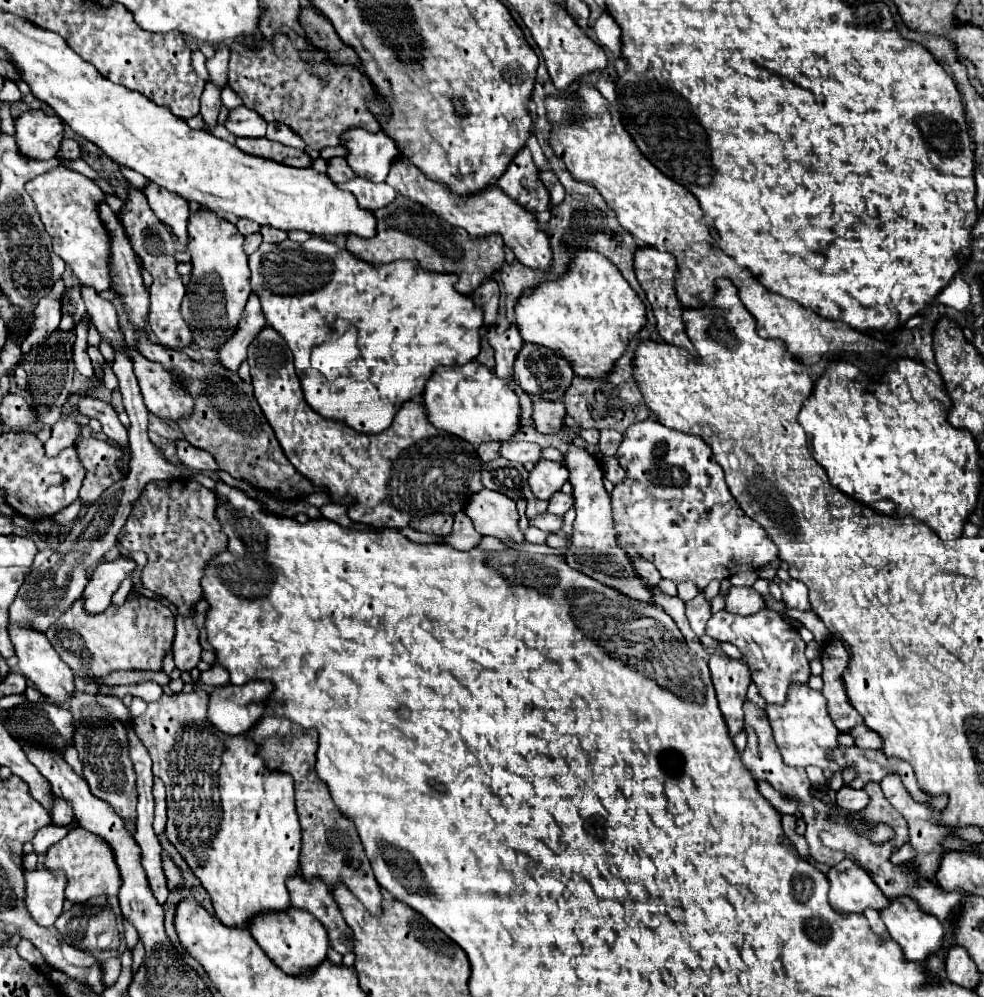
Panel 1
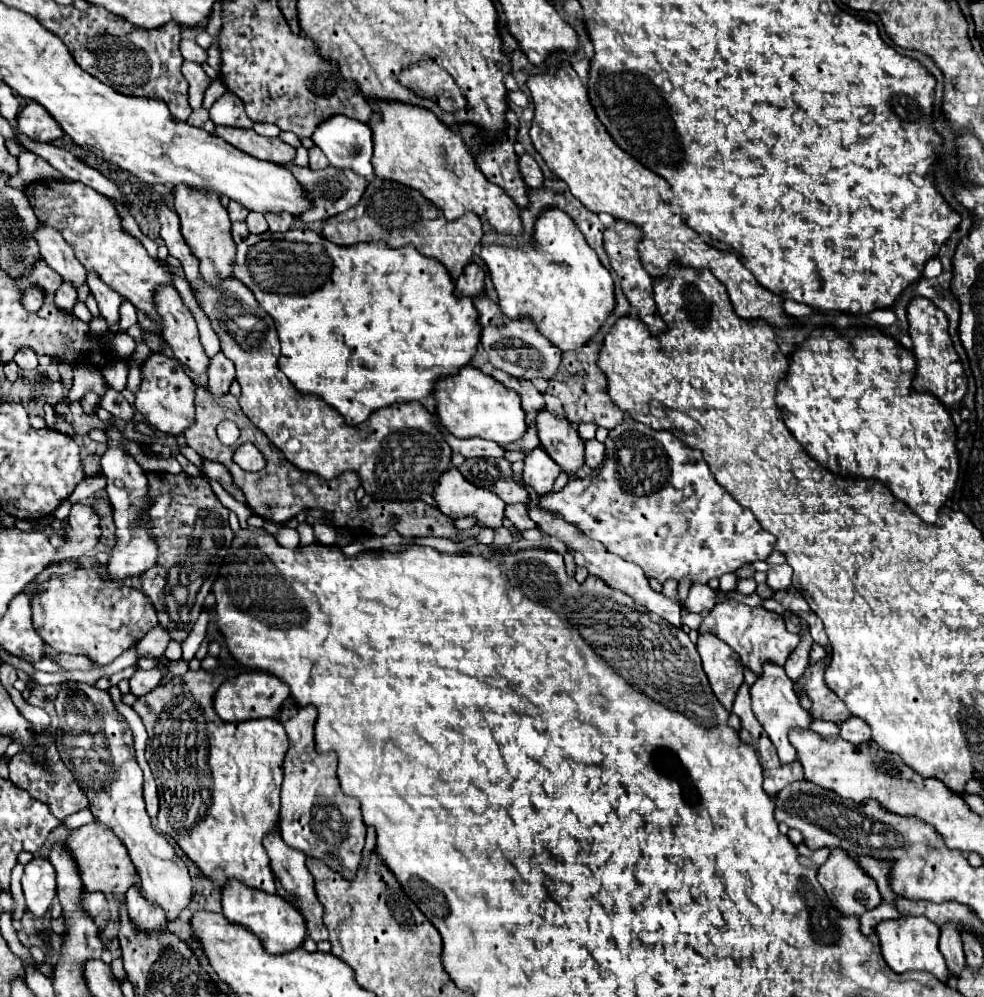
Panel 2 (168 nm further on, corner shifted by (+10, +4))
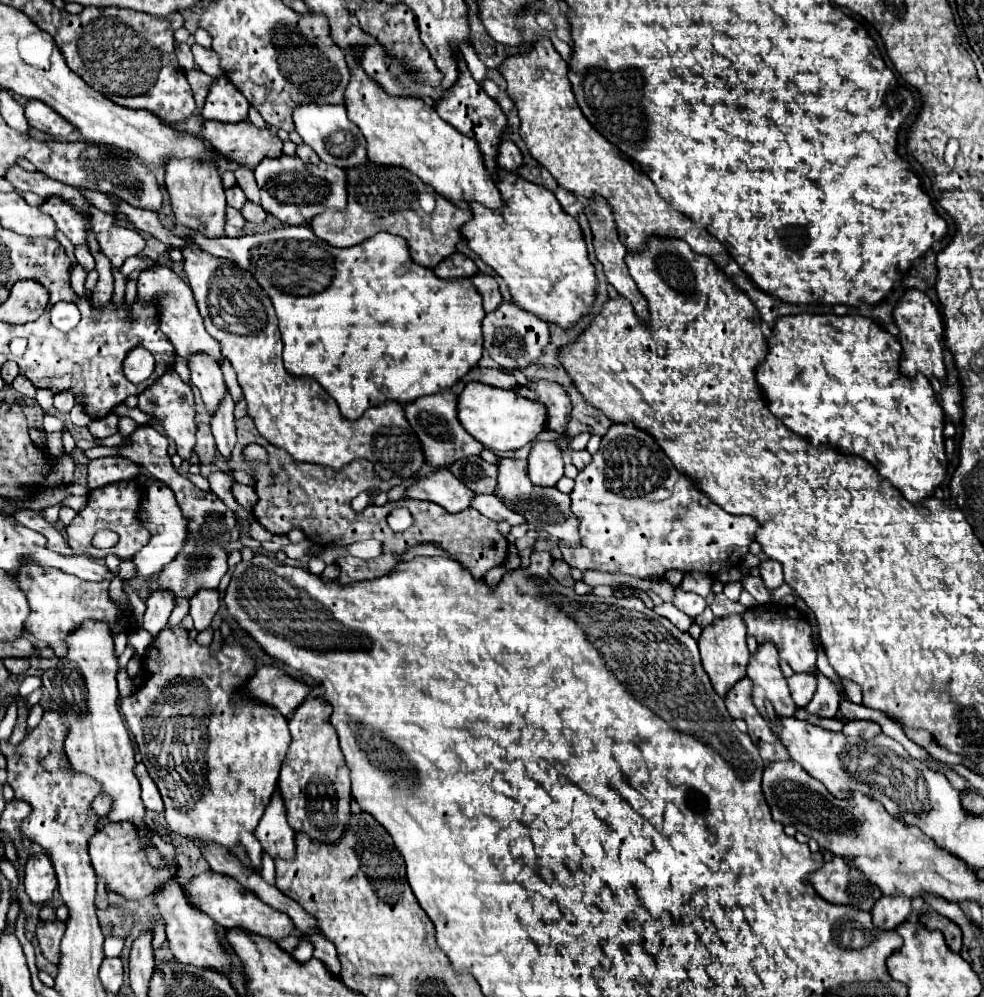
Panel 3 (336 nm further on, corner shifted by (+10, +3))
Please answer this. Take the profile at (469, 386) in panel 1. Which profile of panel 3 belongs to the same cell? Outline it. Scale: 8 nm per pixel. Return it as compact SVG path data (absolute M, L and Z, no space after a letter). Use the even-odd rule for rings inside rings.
M470 382L458 396L458 420L488 450L506 452L534 442L536 436L546 430L546 406L526 400L514 390L500 390L480 382Z

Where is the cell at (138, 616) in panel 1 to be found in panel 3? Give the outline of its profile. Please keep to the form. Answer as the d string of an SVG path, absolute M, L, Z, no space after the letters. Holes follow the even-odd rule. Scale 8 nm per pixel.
M24 562L24 566L20 568L20 574L16 574L16 580L20 584L20 590L24 590L28 604L30 604L28 626L24 626L24 630L30 632L34 638L52 646L58 656L62 656L66 650L66 644L64 644L66 634L70 634L86 618L106 620L112 626L114 634L120 630L128 632L128 628L132 626L130 616L126 616L122 610L118 610L118 606L110 600L108 580L86 582L86 580L80 580L58 568L38 566L32 562Z

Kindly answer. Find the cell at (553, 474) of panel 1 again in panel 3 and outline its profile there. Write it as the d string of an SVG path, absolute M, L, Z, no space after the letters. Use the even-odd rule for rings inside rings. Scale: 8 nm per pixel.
M534 442L528 456L528 476L536 486L556 486L564 476L562 450L556 442Z

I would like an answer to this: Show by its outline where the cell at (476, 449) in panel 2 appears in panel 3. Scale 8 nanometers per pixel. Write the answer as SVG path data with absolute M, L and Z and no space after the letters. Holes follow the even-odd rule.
M442 390L440 394L432 394L428 398L418 398L416 402L410 402L404 408L404 414L420 442L420 448L424 450L424 462L434 468L444 468L446 464L452 464L454 460L462 460L468 456L476 456L484 450L480 442L476 442L458 422L456 416L458 396L454 390Z

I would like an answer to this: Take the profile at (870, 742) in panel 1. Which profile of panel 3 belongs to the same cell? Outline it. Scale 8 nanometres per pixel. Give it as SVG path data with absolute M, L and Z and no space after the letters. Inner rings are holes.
M848 720L844 724L842 730L846 736L862 736L862 738L874 738L880 730L880 726L876 722L868 722L868 720Z

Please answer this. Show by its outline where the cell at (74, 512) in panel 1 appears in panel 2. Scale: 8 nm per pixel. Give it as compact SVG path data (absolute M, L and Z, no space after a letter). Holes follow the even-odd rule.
M104 475L100 477L86 477L80 481L80 485L76 485L76 489L72 491L72 497L68 497L70 503L80 503L80 501L86 501L90 499L94 493L102 491L106 487L106 479Z

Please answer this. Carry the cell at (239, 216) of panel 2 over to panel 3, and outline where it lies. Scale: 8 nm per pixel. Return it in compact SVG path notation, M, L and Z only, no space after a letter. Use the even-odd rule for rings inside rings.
M234 184L232 188L226 188L226 202L228 202L228 206L238 208L238 210L244 206L246 196L244 196L244 192L240 190L240 186L238 186L238 184Z

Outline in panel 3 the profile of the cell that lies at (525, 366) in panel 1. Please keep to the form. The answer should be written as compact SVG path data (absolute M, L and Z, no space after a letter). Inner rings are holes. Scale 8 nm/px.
M502 302L494 312L488 312L482 330L484 330L484 348L490 352L492 360L496 360L506 370L524 368L536 362L550 340L548 324L544 324L544 320L540 320L538 316L520 310L514 302Z

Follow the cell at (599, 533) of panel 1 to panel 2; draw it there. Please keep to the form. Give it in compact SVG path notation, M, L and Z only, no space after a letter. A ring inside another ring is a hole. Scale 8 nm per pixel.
M548 411L538 413L536 425L544 451L568 477L574 477L584 465L584 441L578 437L578 431L564 417L554 417Z

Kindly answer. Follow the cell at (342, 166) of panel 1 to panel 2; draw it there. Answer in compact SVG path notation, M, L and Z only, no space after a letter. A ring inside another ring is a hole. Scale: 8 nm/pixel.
M318 147L310 149L308 153L310 153L310 167L312 169L324 169L324 167L328 167L328 159L324 157L324 153Z

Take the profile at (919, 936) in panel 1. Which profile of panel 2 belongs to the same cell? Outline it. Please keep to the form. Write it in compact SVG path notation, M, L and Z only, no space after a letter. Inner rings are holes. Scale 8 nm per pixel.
M898 917L896 921L882 921L876 927L876 935L880 939L884 961L890 965L892 971L904 973L904 971L928 971L936 975L940 981L946 981L950 977L946 961L942 953L938 951L938 937L940 927L926 917Z

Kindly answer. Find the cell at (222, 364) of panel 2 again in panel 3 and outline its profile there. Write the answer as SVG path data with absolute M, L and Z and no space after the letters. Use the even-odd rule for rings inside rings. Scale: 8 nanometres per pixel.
M226 394L226 398L222 400L222 404L218 406L218 412L214 414L212 422L210 422L212 434L216 438L216 446L222 458L230 458L232 448L236 446L236 426L234 426L234 402L230 398L230 394Z

